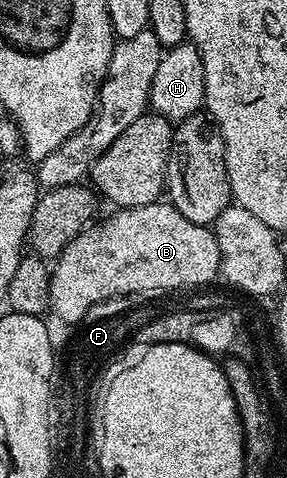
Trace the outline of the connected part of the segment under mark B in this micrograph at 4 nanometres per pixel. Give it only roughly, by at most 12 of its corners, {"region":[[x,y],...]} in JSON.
{"region":[[158,201],[82,229],[53,303],[213,274],[216,234]]}

